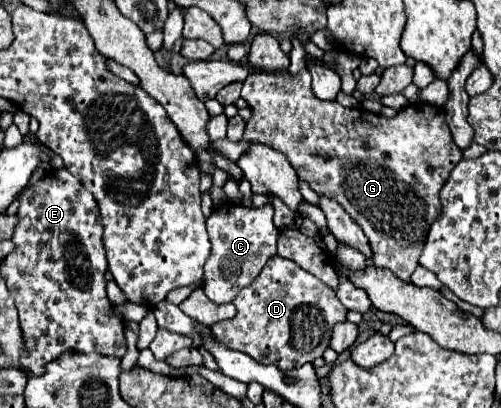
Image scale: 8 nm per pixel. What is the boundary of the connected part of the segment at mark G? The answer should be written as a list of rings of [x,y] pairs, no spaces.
[[[308,68],[300,70],[298,74],[290,74],[290,72],[254,72],[250,74],[250,78],[246,78],[246,82],[242,84],[242,94],[240,98],[244,98],[252,110],[252,116],[246,120],[246,128],[244,128],[244,136],[240,142],[230,142],[228,138],[224,140],[216,140],[212,142],[214,150],[216,152],[222,152],[224,158],[230,158],[232,162],[236,162],[242,154],[246,154],[248,146],[250,144],[264,144],[264,146],[270,146],[278,152],[282,152],[294,166],[294,170],[298,172],[298,176],[318,194],[318,196],[326,196],[326,198],[332,198],[336,200],[350,216],[352,220],[364,230],[366,238],[370,240],[370,246],[372,246],[372,252],[374,252],[374,266],[384,266],[388,270],[392,270],[400,280],[404,282],[410,282],[410,274],[416,270],[418,266],[418,254],[422,252],[422,242],[426,240],[426,234],[428,234],[428,228],[432,226],[434,218],[438,218],[438,190],[442,188],[442,182],[446,182],[446,178],[450,176],[450,170],[462,160],[462,150],[454,144],[452,140],[452,134],[450,134],[450,128],[446,124],[446,112],[442,108],[436,108],[436,106],[430,106],[430,104],[410,104],[406,106],[404,110],[400,110],[394,118],[382,118],[382,116],[374,116],[366,110],[350,110],[350,108],[344,108],[340,106],[338,102],[322,102],[318,98],[314,98],[312,90],[310,90],[310,72]]]

